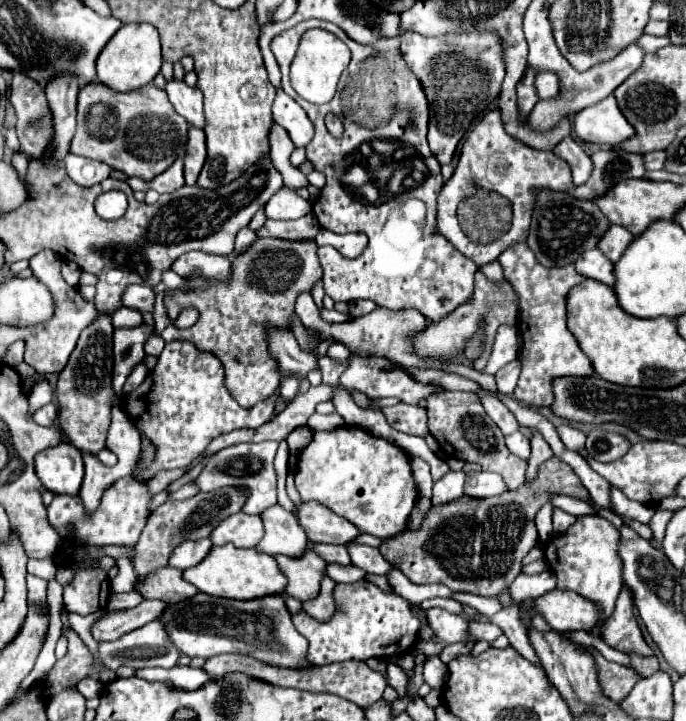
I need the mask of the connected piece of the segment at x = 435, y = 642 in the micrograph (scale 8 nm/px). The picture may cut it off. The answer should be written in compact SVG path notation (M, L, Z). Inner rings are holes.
M433 607L427 609L427 621L433 629L433 639L429 643L417 643L417 653L439 655L447 645L453 643L477 643L477 639L469 633L469 623L459 615Z

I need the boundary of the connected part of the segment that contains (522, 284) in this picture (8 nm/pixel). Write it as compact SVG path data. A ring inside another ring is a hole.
M519 243L501 253L499 263L505 271L505 279L511 283L519 297L519 331L523 335L523 347L519 353L519 361L523 365L521 377L515 389L515 397L519 403L529 407L549 407L553 401L551 379L563 375L587 377L593 375L591 361L579 349L575 337L567 329L565 321L565 295L571 287L581 283L581 277L573 265L565 267L543 267L535 259L533 251L527 243Z

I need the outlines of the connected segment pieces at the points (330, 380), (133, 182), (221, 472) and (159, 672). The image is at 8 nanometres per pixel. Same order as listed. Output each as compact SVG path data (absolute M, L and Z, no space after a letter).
M325 355L318 359L318 364L322 370L322 383L334 386L347 369L349 360L347 359L347 361L343 362L335 361Z
M178 157L177 161L165 173L161 173L153 181L139 181L139 179L127 177L125 183L131 189L155 189L157 193L173 193L173 191L177 191L177 189L181 189L185 185L184 160L182 157Z
M277 441L237 443L231 447L225 447L205 463L199 477L193 483L199 487L199 491L213 491L213 489L219 489L225 485L247 485L251 489L251 497L245 505L245 511L259 515L265 507L277 503L275 471L273 471L275 453L277 453Z
M173 667L173 669L139 669L137 677L143 677L147 681L171 681L177 689L197 689L205 681L211 681L203 669L191 669L191 667Z

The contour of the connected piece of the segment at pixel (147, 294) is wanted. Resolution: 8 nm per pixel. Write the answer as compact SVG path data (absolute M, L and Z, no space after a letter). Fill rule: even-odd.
M131 285L123 295L123 305L129 309L137 309L141 313L153 313L155 309L155 291L145 285Z

